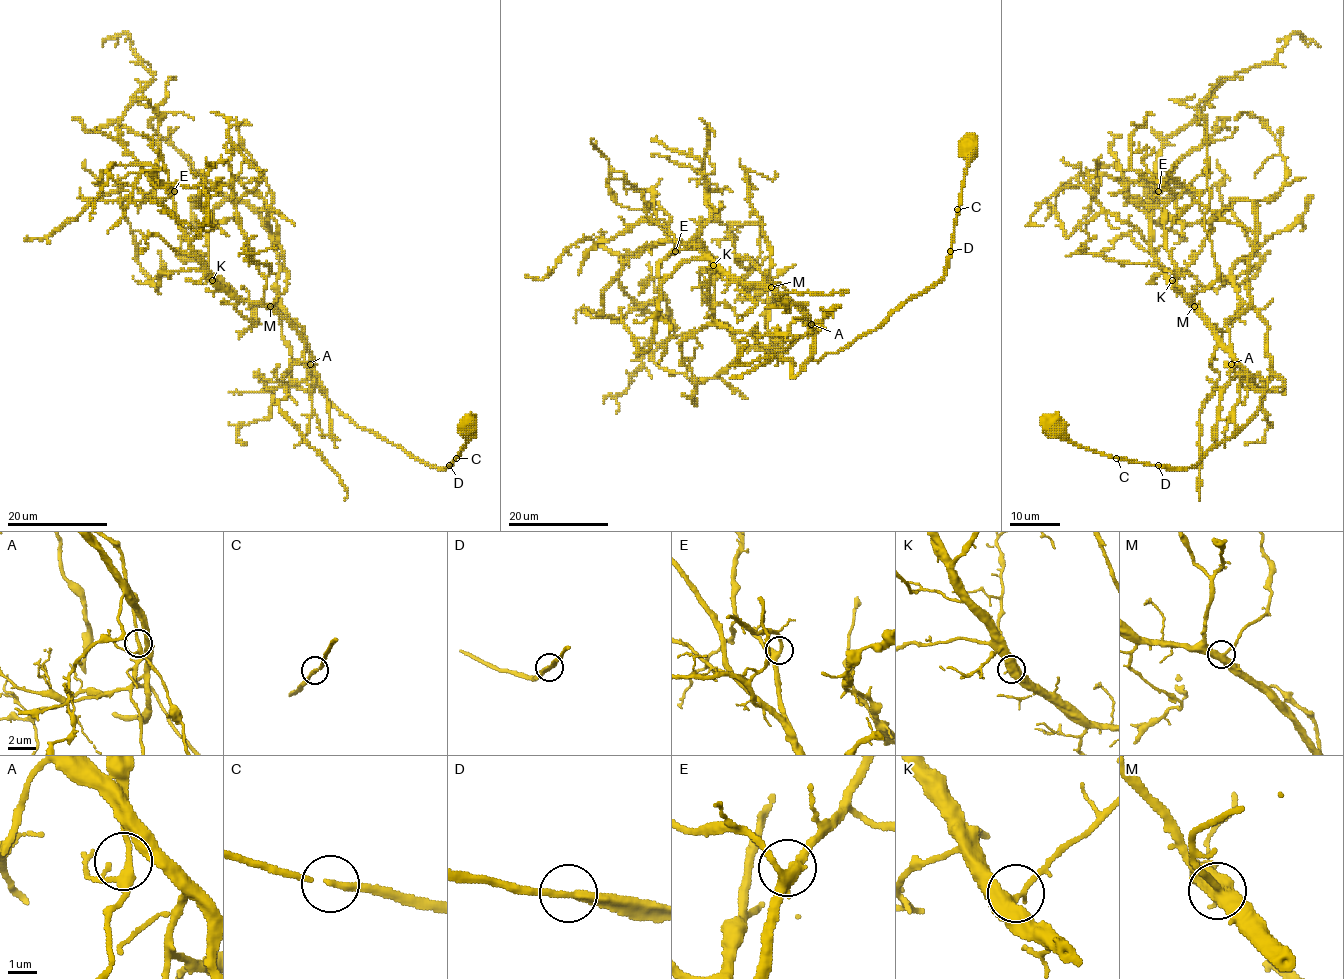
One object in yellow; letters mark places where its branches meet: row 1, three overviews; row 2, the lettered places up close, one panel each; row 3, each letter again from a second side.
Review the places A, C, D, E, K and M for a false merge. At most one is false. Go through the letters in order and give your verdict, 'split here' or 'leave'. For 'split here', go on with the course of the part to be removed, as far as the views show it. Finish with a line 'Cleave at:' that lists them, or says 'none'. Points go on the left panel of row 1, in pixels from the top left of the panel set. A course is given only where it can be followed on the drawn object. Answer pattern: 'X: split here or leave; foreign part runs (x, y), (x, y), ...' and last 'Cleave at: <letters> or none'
A: leave
C: leave
D: leave
E: leave
K: leave
M: leave
Cleave at: none

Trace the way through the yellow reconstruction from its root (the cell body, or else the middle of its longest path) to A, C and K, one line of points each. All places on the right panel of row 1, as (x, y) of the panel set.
A: (1056, 423), (1069, 440), (1112, 457), (1192, 467), (1254, 415), (1268, 386), (1267, 380), (1231, 364)
C: (1056, 423), (1063, 425), (1064, 435), (1069, 440), (1117, 458)
K: (1056, 423), (1063, 425), (1069, 440), (1100, 453), (1189, 468), (1254, 415), (1268, 381), (1247, 372), (1172, 280)

